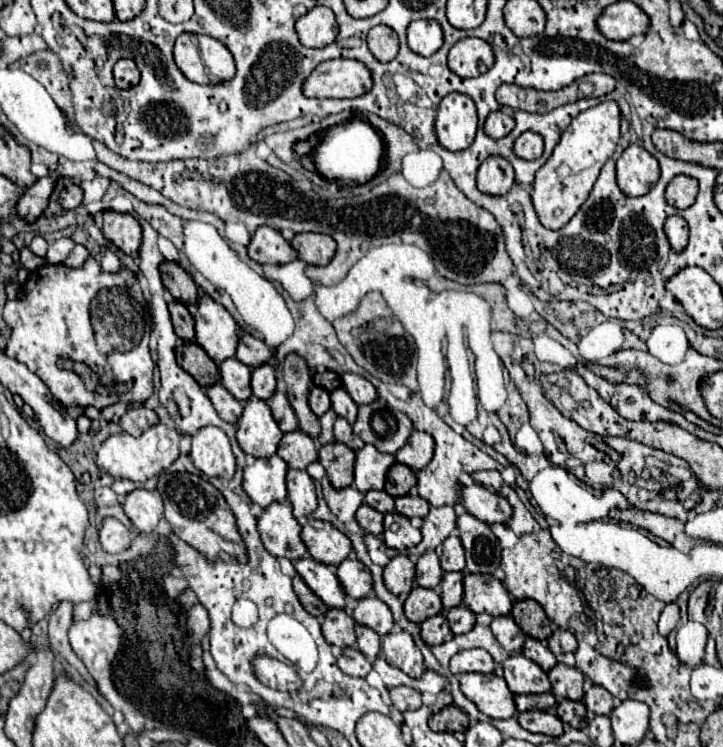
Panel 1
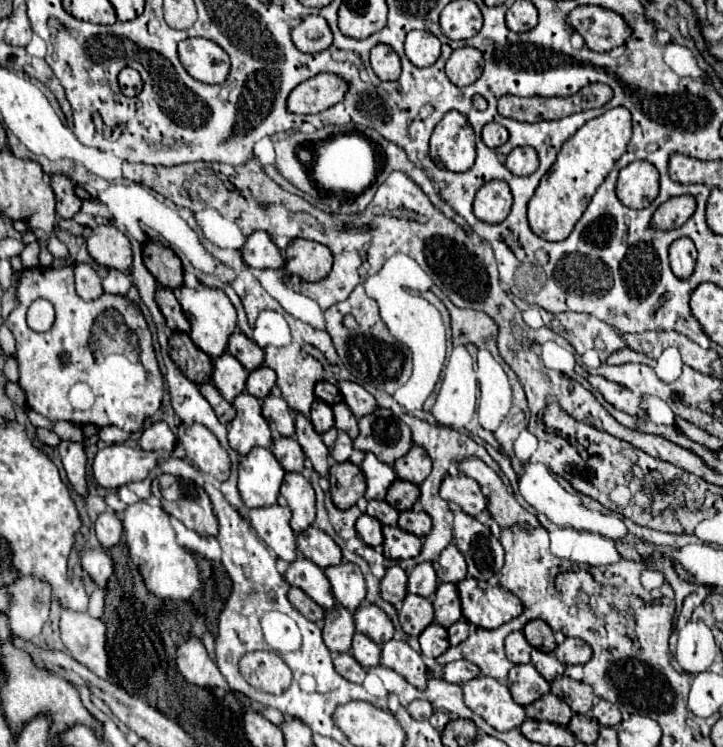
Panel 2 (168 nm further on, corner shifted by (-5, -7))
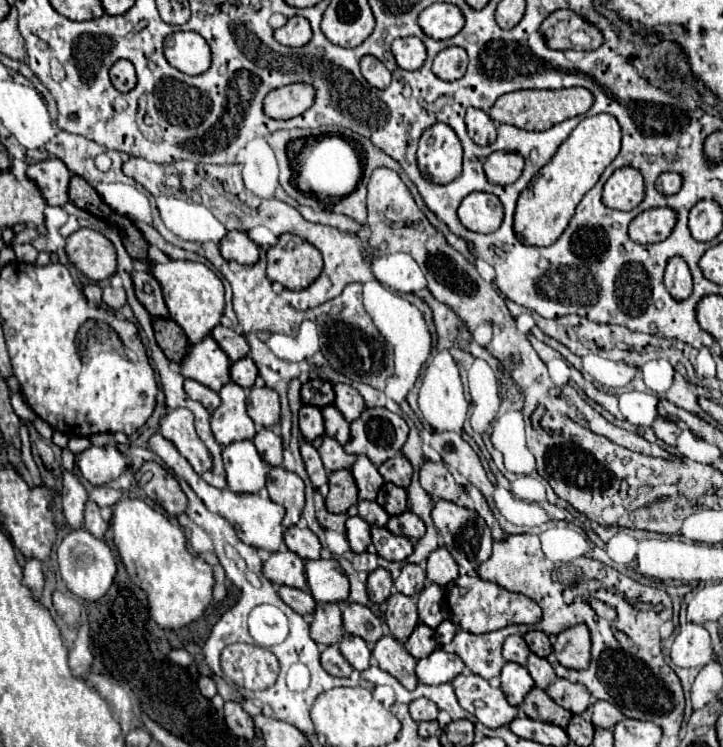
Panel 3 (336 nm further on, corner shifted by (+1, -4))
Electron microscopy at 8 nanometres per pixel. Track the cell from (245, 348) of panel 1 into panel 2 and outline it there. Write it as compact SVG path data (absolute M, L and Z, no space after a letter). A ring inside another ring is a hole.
M236 330L228 340L228 352L248 370L256 370L264 364L264 350L240 330Z

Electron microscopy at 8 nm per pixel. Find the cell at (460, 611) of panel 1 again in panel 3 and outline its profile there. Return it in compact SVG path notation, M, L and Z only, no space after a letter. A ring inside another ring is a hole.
M442 621L440 625L438 625L438 629L436 629L436 633L438 633L438 645L446 645L446 643L450 643L452 641L452 637L456 635L456 625L452 623L452 621Z

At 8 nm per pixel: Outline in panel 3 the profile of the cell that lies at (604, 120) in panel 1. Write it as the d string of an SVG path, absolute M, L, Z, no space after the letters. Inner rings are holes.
M610 113L586 117L576 125L576 129L568 135L568 139L558 147L556 155L534 175L532 183L518 197L514 215L514 233L522 243L542 247L552 245L562 235L580 199L596 185L600 173L618 155L620 137L622 137L620 123Z

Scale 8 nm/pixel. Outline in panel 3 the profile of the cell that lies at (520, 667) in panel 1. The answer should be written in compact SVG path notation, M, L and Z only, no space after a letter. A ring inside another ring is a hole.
M506 663L502 669L502 691L510 705L520 705L524 695L534 687L534 679L530 677L528 669L518 663Z

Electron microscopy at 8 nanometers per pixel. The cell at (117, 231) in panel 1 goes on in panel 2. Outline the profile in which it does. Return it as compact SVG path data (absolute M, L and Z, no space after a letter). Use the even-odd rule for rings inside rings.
M96 226L86 236L86 250L98 266L126 272L132 266L132 250L128 238L114 226Z

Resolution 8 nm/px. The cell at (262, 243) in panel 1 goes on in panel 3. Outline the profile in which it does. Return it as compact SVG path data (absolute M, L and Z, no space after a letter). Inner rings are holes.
M228 231L220 241L220 253L226 261L236 261L240 265L254 265L260 259L260 247L244 231Z

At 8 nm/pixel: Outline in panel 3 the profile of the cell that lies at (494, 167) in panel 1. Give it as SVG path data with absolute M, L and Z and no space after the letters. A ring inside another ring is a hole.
M474 191L462 199L458 217L470 231L492 233L502 223L504 209L496 195Z

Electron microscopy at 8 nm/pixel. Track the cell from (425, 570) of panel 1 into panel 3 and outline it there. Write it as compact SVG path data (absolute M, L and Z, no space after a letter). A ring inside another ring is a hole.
M408 563L402 567L400 577L394 579L394 587L408 597L416 597L426 587L426 571L420 565Z

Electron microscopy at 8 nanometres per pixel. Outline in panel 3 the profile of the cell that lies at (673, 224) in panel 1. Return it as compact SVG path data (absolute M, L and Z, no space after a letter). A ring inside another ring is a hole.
M680 255L668 261L664 273L664 285L674 299L686 299L692 293L692 275L686 261Z

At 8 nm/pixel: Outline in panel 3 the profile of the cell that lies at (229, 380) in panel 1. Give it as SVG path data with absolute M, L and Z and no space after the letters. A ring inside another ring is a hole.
M208 335L204 341L190 347L188 355L180 363L180 373L214 391L220 391L230 381L230 365L232 363L226 353Z

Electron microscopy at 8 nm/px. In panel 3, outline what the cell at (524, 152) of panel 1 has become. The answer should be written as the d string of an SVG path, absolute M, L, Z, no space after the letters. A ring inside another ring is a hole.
M496 151L486 159L484 171L488 181L492 183L498 185L514 183L524 171L524 157L514 151Z

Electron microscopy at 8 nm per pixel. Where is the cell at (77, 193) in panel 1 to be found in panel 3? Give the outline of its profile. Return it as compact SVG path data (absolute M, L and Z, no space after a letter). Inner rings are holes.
M56 157L40 161L38 165L30 165L26 175L36 181L36 185L40 187L40 191L42 191L48 205L62 207L70 201L68 183L70 183L72 173Z

